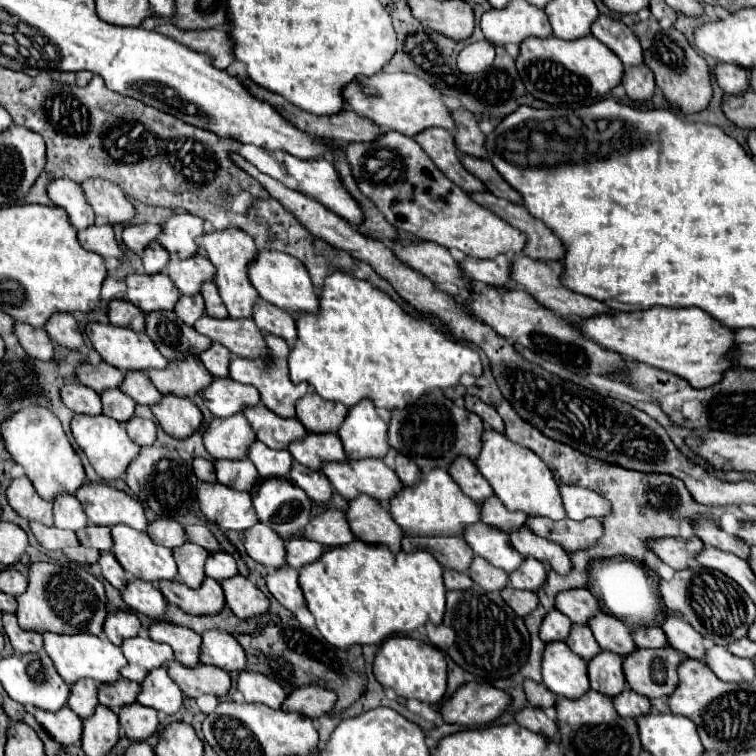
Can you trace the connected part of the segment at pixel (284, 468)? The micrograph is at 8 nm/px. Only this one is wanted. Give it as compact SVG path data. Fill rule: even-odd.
M255 440L251 446L249 446L249 456L247 456L257 472L265 478L271 478L271 476L287 476L289 470L291 470L291 454L287 450L271 450L267 448L265 444L261 444L259 440Z

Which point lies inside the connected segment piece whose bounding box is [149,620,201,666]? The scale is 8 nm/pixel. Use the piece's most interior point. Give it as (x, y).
(185, 643)

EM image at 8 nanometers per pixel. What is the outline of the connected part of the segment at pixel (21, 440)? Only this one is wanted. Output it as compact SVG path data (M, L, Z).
M31 404L27 408L21 408L13 416L5 418L1 424L1 438L5 444L5 450L11 454L11 458L23 466L27 478L31 480L33 488L43 500L53 500L57 492L75 494L77 488L85 482L85 470L75 454L73 446L69 444L59 418L37 404Z

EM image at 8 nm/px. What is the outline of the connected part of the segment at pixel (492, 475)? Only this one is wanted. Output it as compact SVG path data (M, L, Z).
M493 428L483 430L483 446L475 460L479 472L489 480L493 492L509 510L521 510L531 516L547 516L553 520L563 520L565 510L559 496L559 484L555 482L551 470L541 462L529 448L513 444L505 434L493 432Z

